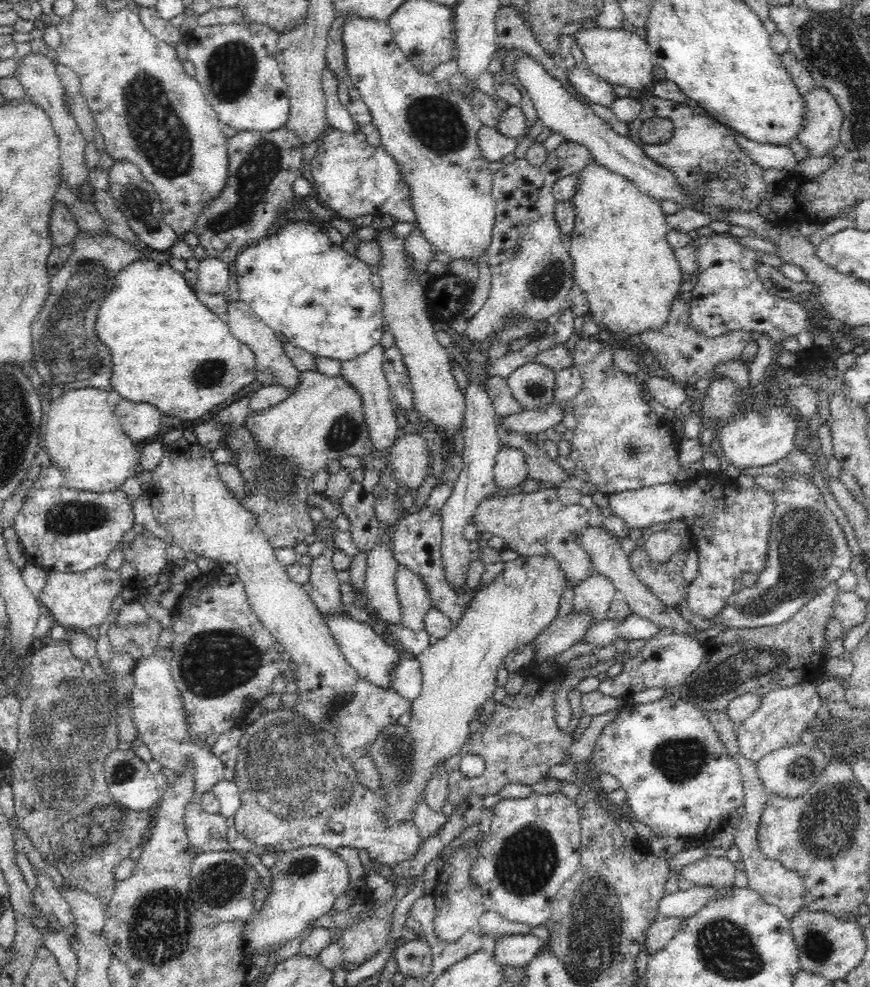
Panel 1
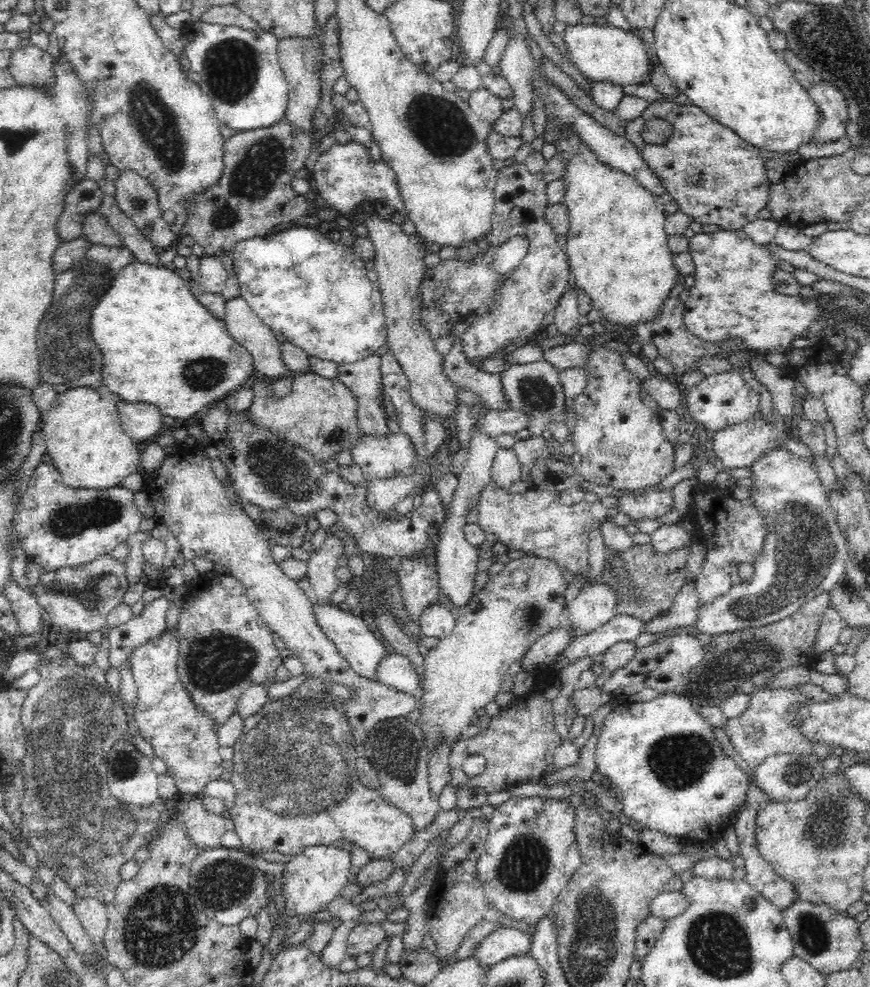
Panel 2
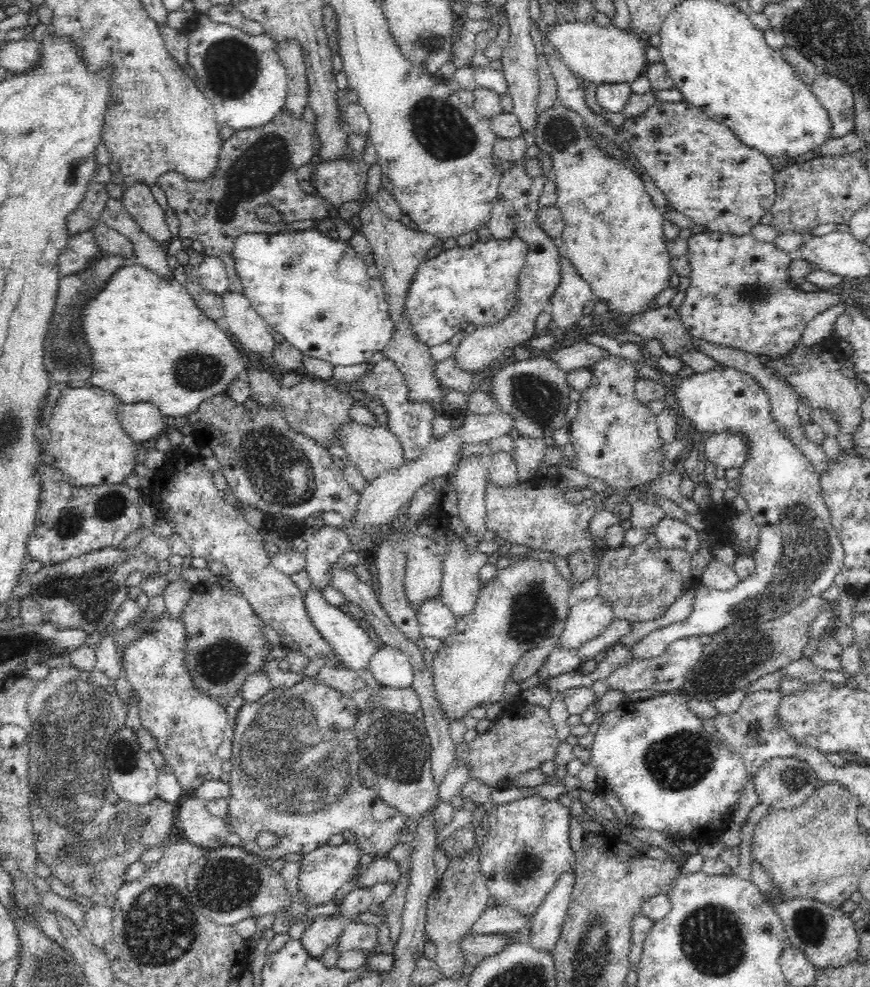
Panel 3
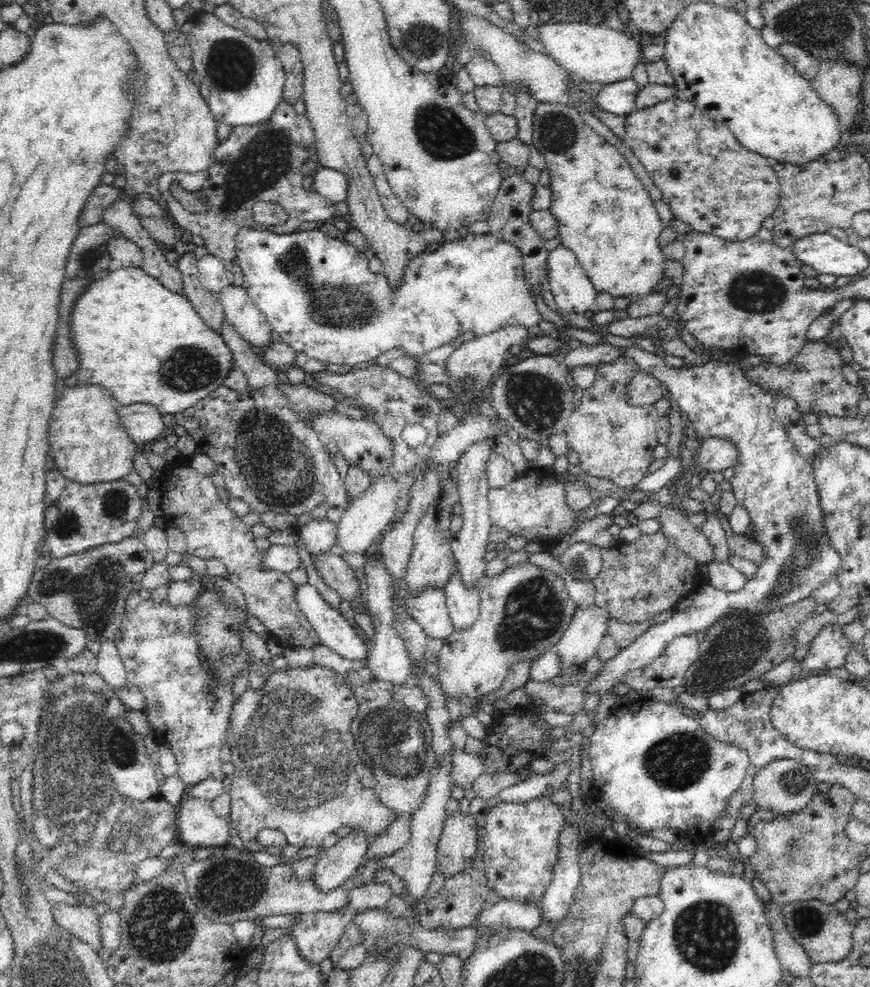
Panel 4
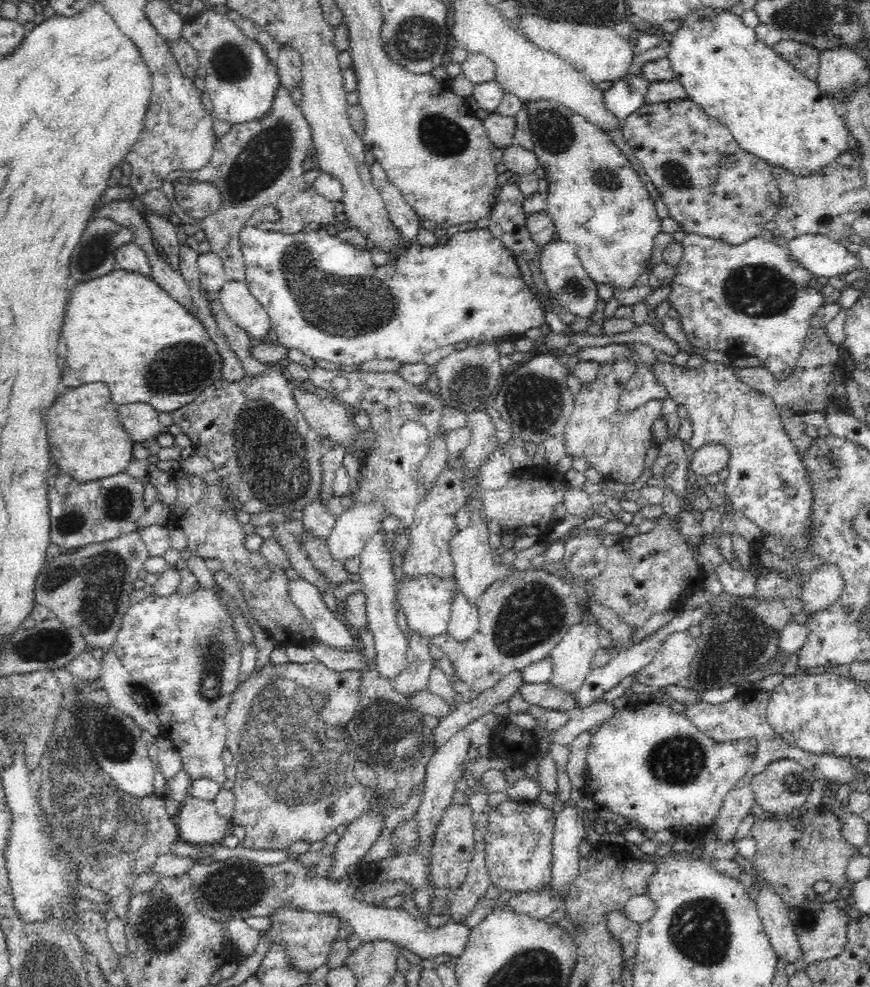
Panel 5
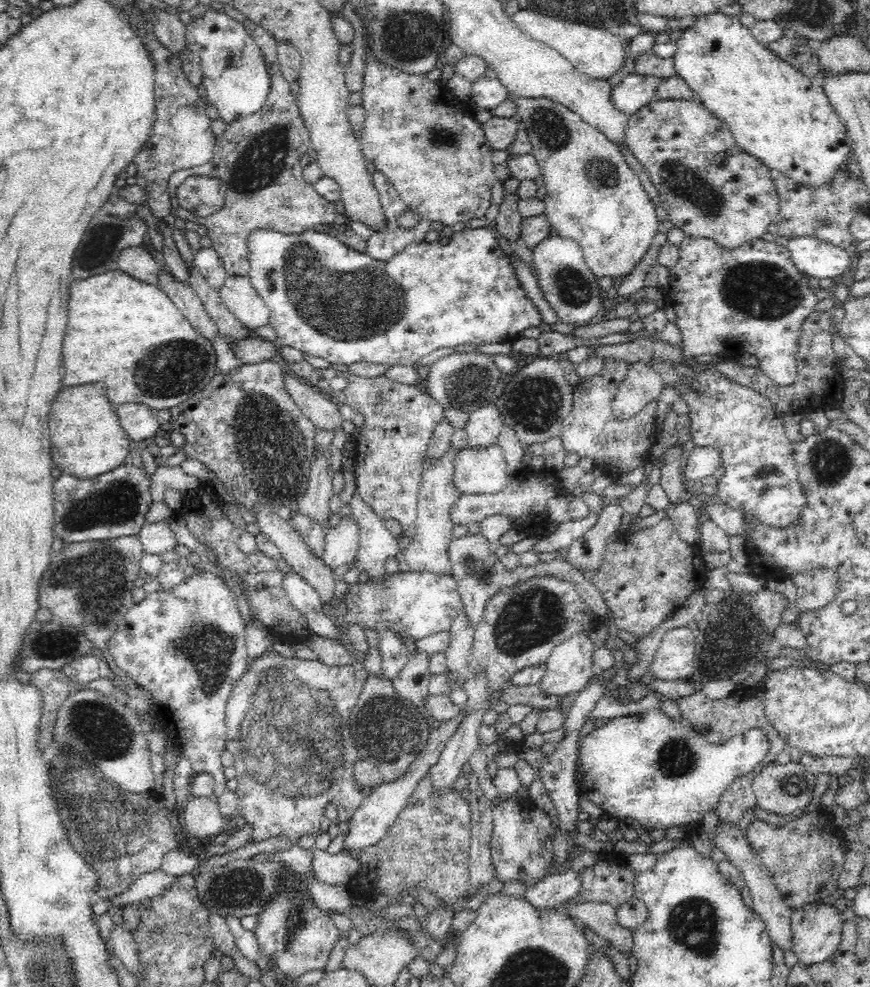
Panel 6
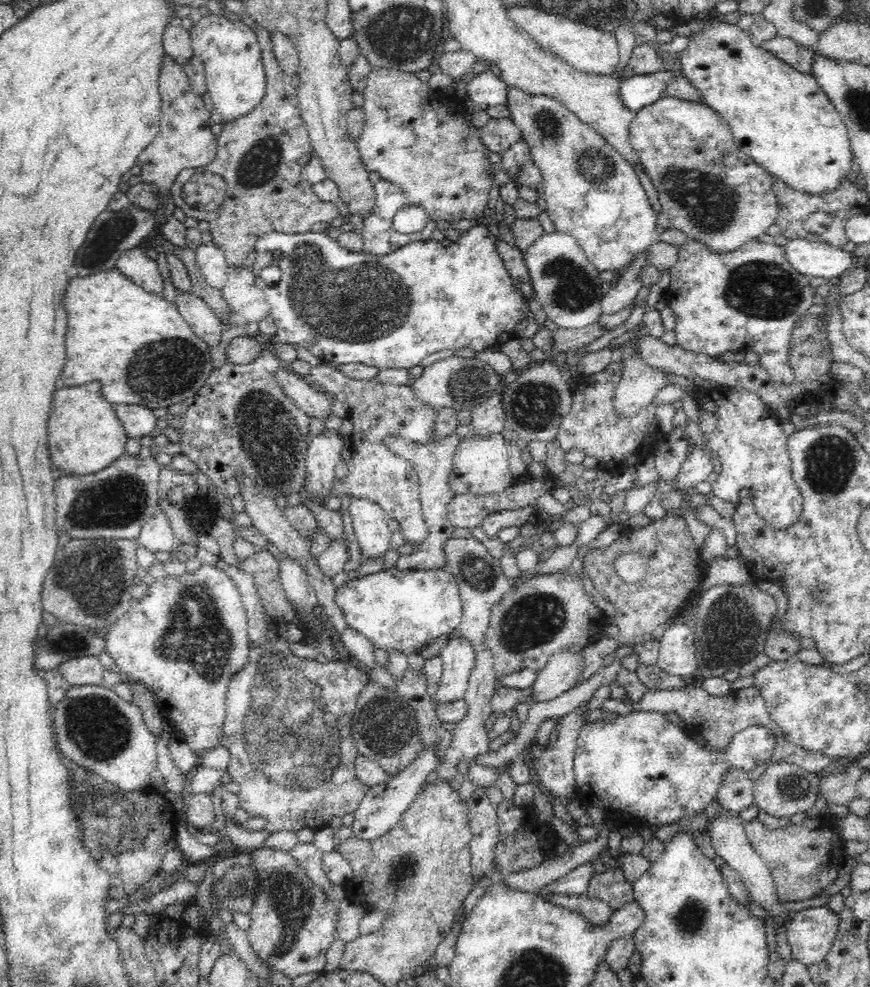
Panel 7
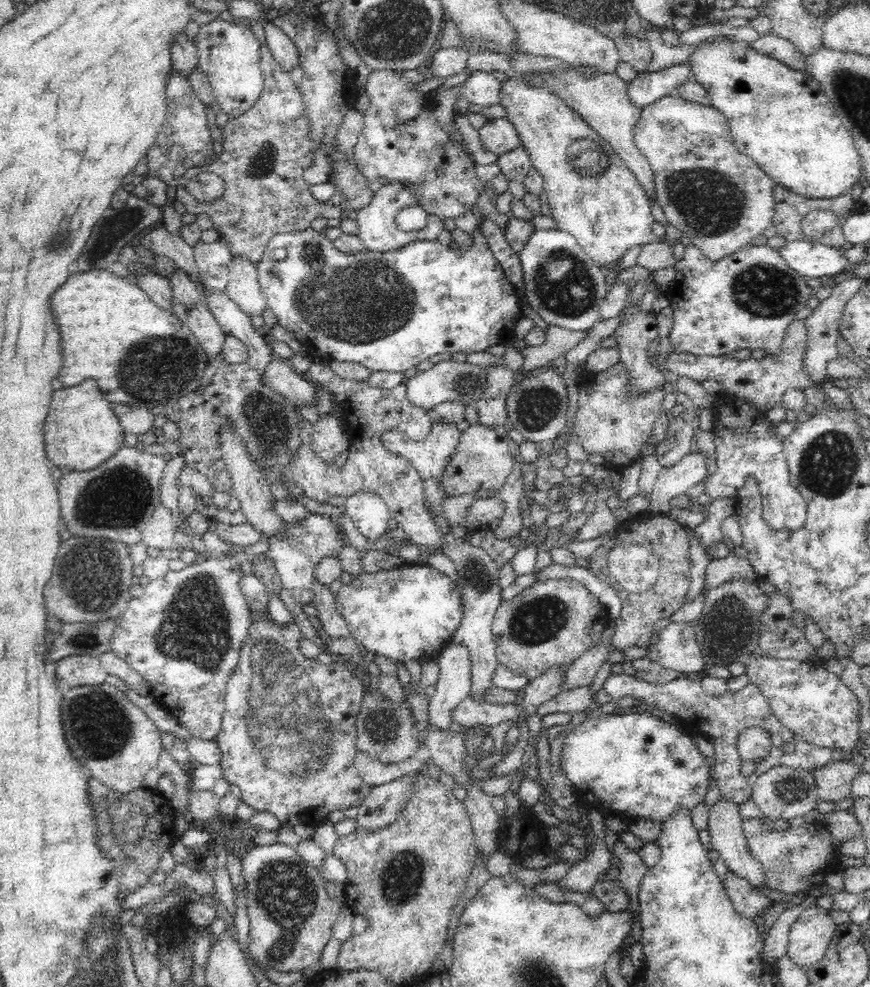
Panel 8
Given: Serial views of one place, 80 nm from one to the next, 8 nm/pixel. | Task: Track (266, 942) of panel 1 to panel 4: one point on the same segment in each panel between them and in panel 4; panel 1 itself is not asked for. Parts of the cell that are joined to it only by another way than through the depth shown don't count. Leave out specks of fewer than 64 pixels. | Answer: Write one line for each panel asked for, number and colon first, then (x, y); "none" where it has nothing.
2: (313, 878)
3: (324, 872)
4: (335, 866)

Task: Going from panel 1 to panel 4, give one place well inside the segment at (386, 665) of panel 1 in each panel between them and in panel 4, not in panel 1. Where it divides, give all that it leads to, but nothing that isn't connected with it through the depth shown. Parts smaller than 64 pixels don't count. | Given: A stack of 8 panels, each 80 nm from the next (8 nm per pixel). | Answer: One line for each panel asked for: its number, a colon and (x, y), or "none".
2: (358, 645)
3: (344, 633)
4: (334, 630)

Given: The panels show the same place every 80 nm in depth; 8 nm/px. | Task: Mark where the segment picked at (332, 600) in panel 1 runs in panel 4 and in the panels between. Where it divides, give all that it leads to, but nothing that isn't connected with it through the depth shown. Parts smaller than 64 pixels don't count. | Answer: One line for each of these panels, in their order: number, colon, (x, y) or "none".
2: (321, 566)
3: (325, 545)
4: (319, 536)

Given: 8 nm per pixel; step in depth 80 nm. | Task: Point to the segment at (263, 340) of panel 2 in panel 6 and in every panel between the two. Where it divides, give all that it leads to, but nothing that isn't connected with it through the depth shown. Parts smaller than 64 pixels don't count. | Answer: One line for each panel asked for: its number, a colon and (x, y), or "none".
3: (245, 325)
4: (242, 313)
5: (241, 307)
6: (238, 294)

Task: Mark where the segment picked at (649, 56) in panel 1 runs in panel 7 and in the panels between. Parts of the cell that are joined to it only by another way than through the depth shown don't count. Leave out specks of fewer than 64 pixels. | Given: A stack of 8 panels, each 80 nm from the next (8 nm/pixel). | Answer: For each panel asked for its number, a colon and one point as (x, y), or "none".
2: (602, 53)
3: (598, 54)
4: (594, 53)
5: (598, 52)
6: (598, 53)
7: (594, 52)

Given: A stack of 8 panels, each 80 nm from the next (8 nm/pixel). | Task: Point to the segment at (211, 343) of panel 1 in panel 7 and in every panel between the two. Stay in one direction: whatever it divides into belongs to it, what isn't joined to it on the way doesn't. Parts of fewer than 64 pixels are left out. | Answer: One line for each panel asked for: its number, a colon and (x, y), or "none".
2: (159, 346)
3: (141, 326)
4: (127, 328)
5: (122, 329)
6: (112, 320)
7: (113, 323)

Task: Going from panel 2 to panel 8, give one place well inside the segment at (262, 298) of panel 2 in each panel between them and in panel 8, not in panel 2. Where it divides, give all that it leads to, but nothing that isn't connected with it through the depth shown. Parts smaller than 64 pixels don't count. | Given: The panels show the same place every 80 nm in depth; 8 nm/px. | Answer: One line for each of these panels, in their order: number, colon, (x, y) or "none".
3: (315, 291)
4: (318, 293)
5: (326, 298)
6: (326, 299)
7: (389, 312)
8: (389, 311)

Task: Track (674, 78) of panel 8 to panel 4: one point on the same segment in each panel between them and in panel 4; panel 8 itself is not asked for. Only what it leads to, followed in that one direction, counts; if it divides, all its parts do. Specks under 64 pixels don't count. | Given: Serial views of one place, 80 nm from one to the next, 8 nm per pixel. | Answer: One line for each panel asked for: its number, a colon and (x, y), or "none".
4: (619, 98)
5: (624, 97)
6: (634, 90)
7: (637, 91)

